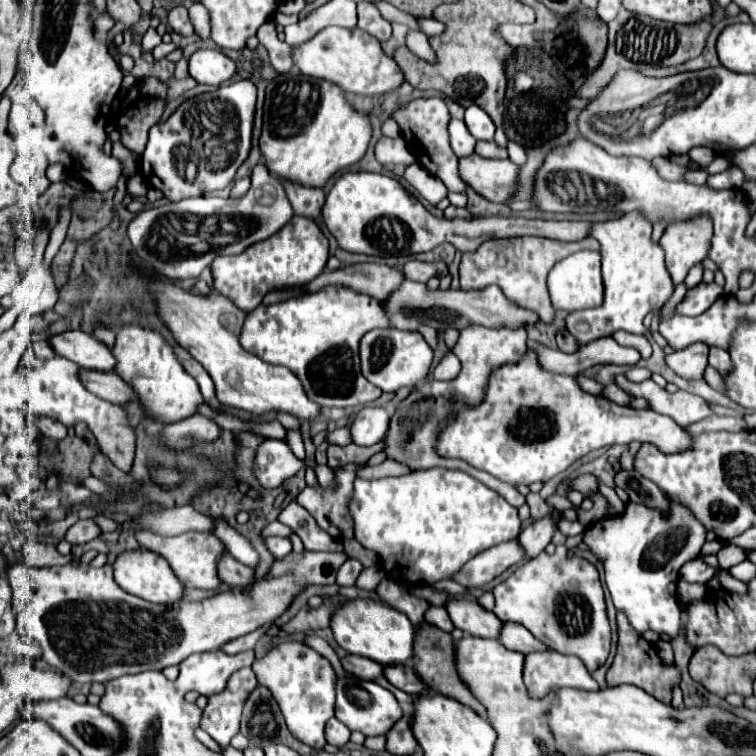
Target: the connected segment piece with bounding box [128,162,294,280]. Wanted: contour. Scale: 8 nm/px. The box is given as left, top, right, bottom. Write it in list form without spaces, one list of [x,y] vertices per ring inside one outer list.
[[[258,162],[252,172],[252,188],[246,192],[246,196],[232,200],[232,198],[184,198],[180,202],[170,202],[164,206],[148,208],[138,212],[132,222],[128,224],[128,238],[132,242],[134,252],[142,258],[142,262],[150,268],[154,268],[158,274],[170,278],[170,280],[186,280],[186,278],[198,278],[206,266],[212,264],[212,260],[220,254],[240,254],[248,246],[270,238],[278,232],[290,218],[292,218],[292,206],[286,198],[282,182],[268,172],[268,168]]]

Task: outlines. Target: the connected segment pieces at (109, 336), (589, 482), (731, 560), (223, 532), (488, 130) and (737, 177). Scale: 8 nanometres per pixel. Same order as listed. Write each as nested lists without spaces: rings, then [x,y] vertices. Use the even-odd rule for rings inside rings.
[[[94,327],[92,333],[97,339],[105,343],[108,347],[113,347],[116,337],[114,331],[110,329]]]
[[[582,474],[574,479],[568,479],[570,487],[573,490],[580,491],[584,497],[587,497],[590,493],[598,493],[598,484],[595,476],[591,474]]]
[[[730,544],[730,546],[724,546],[720,552],[718,552],[718,560],[720,560],[720,568],[732,568],[732,566],[736,566],[738,562],[744,562],[748,558],[748,554],[746,554],[746,550],[742,550],[740,546],[734,546],[734,544]]]
[[[214,518],[212,534],[222,542],[224,550],[230,552],[236,560],[244,562],[244,564],[250,566],[250,568],[256,568],[256,564],[258,564],[258,554],[256,554],[256,550],[254,550],[252,544],[250,544],[242,534],[238,534],[224,518]]]
[[[476,104],[468,106],[464,122],[476,140],[492,140],[494,138],[494,122],[480,106],[476,106]]]
[[[730,166],[728,170],[720,172],[720,174],[712,174],[706,182],[712,190],[720,190],[720,188],[742,188],[744,184],[744,172],[738,166]]]

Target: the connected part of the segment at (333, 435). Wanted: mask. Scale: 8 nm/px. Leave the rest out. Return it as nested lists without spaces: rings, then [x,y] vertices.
[[[344,426],[344,428],[336,428],[334,432],[330,432],[328,434],[328,438],[326,438],[330,444],[338,444],[338,446],[346,446],[346,444],[350,444],[350,432],[348,432],[348,428]]]

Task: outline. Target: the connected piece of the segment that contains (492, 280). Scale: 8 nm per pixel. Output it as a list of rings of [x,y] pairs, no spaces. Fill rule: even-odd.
[[[520,236],[520,238],[486,240],[478,250],[462,254],[460,288],[462,290],[480,290],[484,286],[496,284],[518,306],[538,312],[538,316],[544,324],[552,324],[556,318],[556,308],[552,306],[550,296],[548,296],[546,276],[556,262],[560,262],[562,258],[566,258],[578,250],[600,250],[600,244],[592,236],[584,238],[580,242],[560,242],[560,240],[538,238],[538,236],[536,238],[534,236]]]

